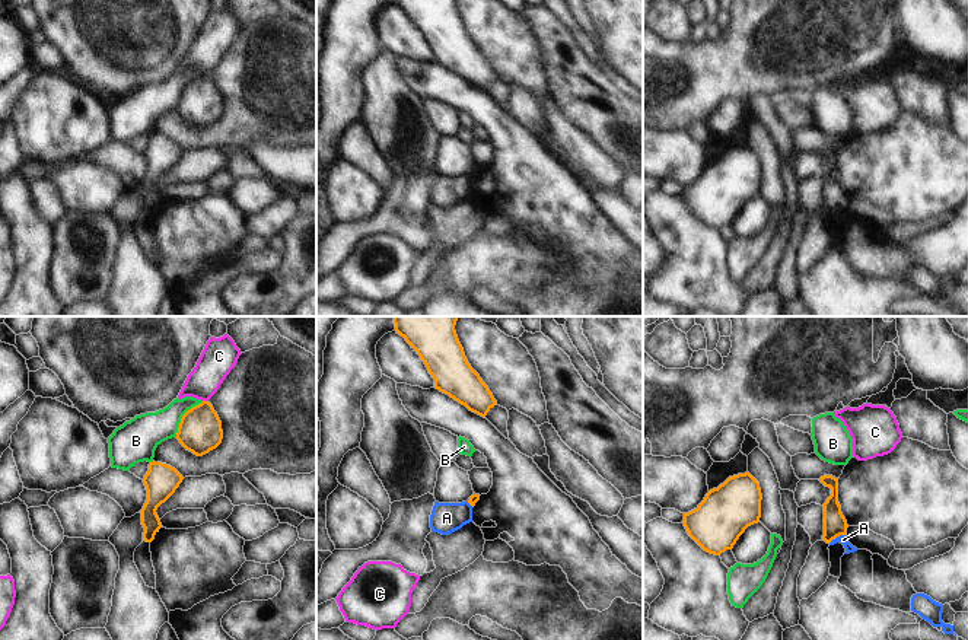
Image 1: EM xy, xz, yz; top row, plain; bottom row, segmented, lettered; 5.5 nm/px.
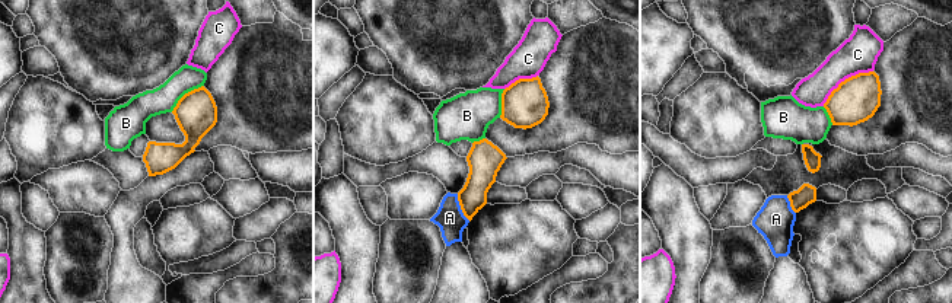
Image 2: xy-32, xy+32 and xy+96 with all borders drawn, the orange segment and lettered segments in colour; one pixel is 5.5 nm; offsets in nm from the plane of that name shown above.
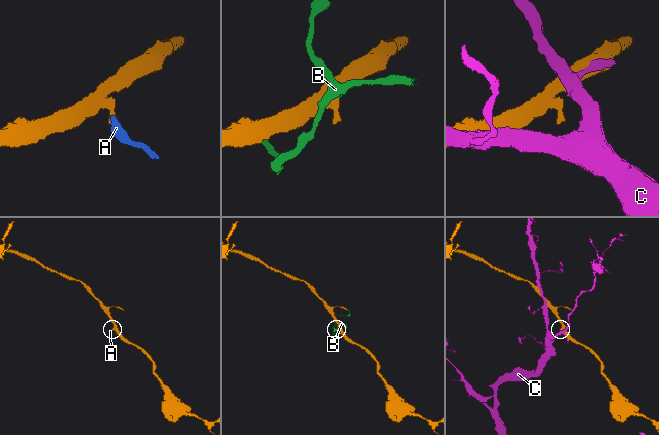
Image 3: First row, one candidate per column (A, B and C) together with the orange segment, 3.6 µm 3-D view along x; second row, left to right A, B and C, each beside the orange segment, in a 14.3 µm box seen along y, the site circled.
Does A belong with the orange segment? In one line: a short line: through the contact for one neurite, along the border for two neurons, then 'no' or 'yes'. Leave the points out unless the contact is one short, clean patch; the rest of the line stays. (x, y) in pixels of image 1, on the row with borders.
yz (844, 534), (828, 543) | no

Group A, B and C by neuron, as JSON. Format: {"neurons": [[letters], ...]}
{"neurons": [["A"], ["B"], ["C"]]}

